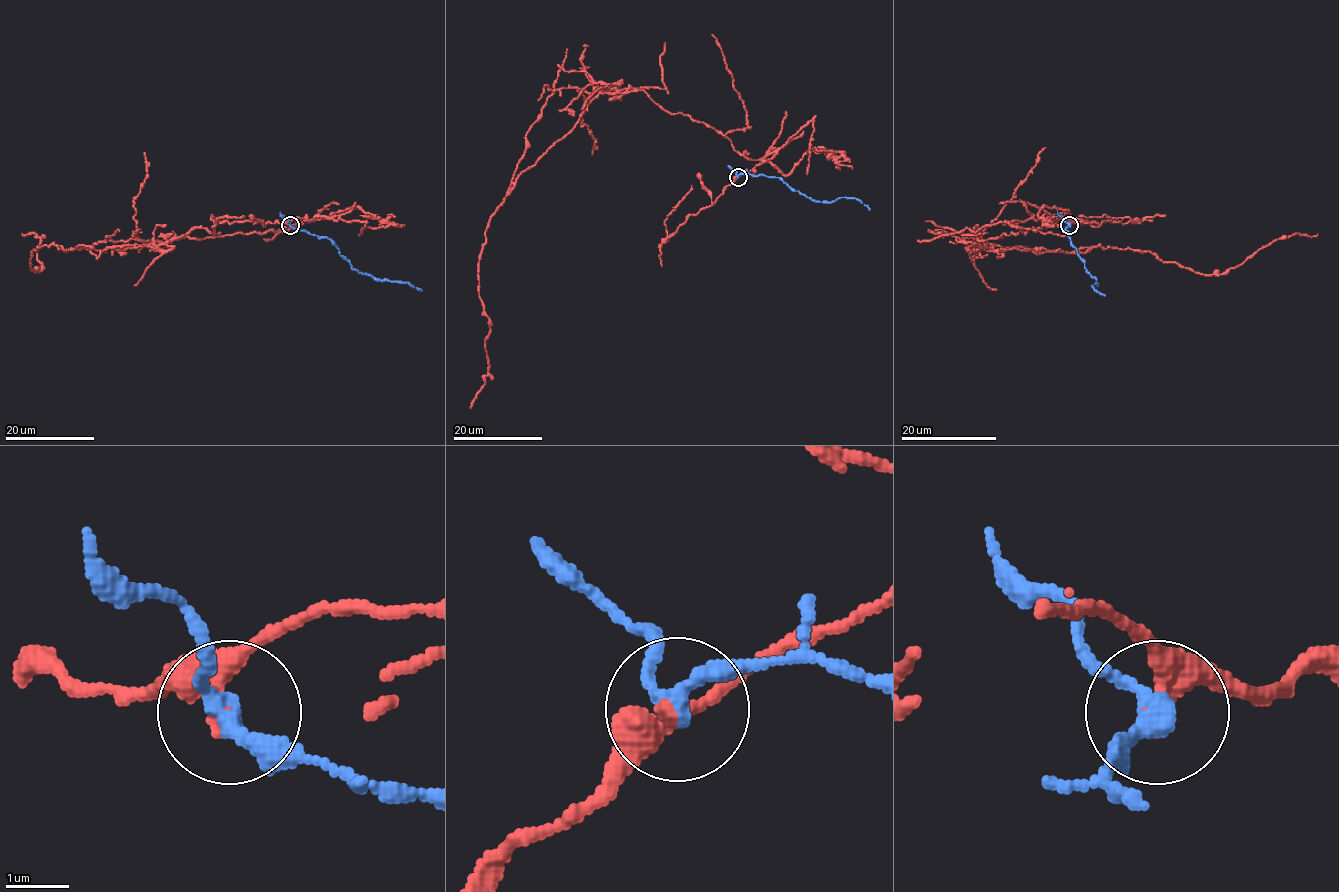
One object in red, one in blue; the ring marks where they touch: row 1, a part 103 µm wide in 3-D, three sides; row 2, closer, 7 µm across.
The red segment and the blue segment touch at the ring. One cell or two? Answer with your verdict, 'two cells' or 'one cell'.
two cells

